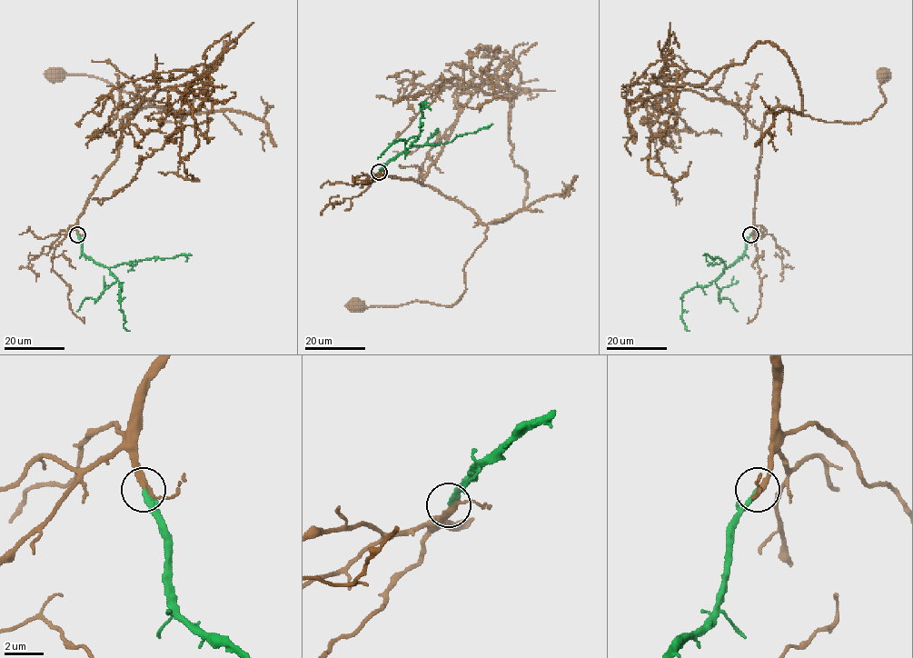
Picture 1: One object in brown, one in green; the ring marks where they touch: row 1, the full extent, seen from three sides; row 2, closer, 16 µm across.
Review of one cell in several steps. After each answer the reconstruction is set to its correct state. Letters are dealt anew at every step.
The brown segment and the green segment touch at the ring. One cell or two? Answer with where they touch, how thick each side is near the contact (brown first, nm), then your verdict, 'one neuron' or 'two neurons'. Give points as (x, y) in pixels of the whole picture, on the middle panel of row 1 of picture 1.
at (379, 172); 260 nm thick on the brown side, 280 nm on the other; one neuron

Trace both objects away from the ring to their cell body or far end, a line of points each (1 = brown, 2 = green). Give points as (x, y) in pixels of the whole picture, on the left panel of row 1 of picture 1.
1: (77, 235), (124, 118), (160, 105), (185, 115), (163, 123), (153, 104), (108, 83), (54, 74)
2: (77, 235), (82, 252), (107, 267), (117, 279), (121, 287), (120, 309), (124, 327), (129, 331)

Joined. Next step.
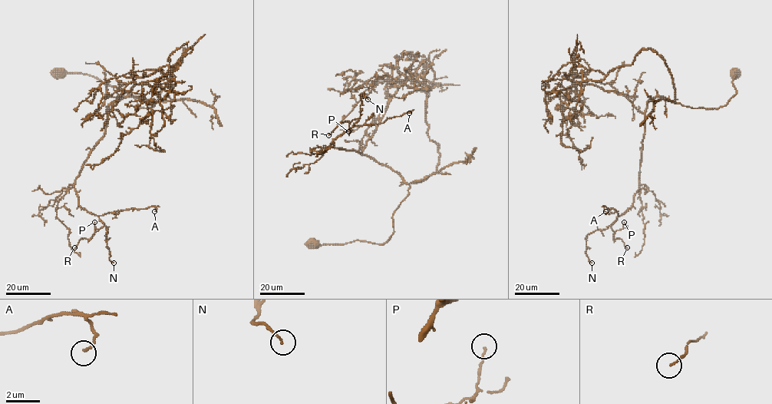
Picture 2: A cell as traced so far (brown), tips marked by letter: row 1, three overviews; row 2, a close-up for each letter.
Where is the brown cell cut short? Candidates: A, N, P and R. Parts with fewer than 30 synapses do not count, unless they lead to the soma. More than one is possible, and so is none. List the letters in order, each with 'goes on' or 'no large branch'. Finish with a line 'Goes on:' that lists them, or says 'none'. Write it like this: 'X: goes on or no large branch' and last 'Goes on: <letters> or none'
A: no large branch
N: no large branch
P: no large branch
R: no large branch
Goes on: none

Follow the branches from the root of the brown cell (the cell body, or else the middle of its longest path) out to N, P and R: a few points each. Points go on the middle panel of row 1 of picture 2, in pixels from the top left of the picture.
N: (313, 243), (385, 243), (408, 194), (390, 168), (329, 146), (358, 119), (361, 94), (367, 99)
P: (313, 243), (385, 243), (393, 213), (408, 194), (410, 186), (390, 168), (329, 146), (357, 119), (348, 131)
R: (313, 243), (385, 243), (410, 187), (358, 151), (329, 146), (357, 119), (328, 135)

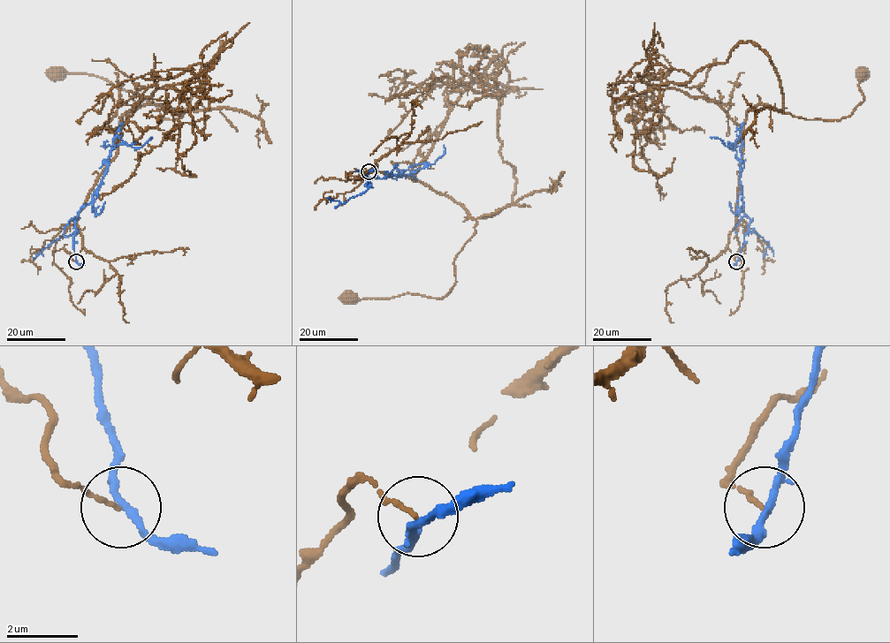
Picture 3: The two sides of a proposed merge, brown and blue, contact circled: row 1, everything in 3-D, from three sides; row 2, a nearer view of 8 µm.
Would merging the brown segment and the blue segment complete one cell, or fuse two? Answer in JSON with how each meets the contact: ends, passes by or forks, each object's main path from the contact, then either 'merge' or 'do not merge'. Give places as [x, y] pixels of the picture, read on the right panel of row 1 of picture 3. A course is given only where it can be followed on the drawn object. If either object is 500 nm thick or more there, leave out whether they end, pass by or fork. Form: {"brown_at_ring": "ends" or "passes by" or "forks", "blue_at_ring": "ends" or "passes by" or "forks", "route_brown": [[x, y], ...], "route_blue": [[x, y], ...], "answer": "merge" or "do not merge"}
{"brown_at_ring": "ends", "blue_at_ring": "passes by", "route_brown": [[737, 261], [745, 248], [736, 234], [745, 116], [762, 103], [840, 120], [864, 98], [863, 73]], "route_blue": [[737, 261], [750, 219], [744, 213], [740, 181], [741, 139], [739, 136], [729, 147], [719, 138], [710, 137]], "answer": "do not merge"}

